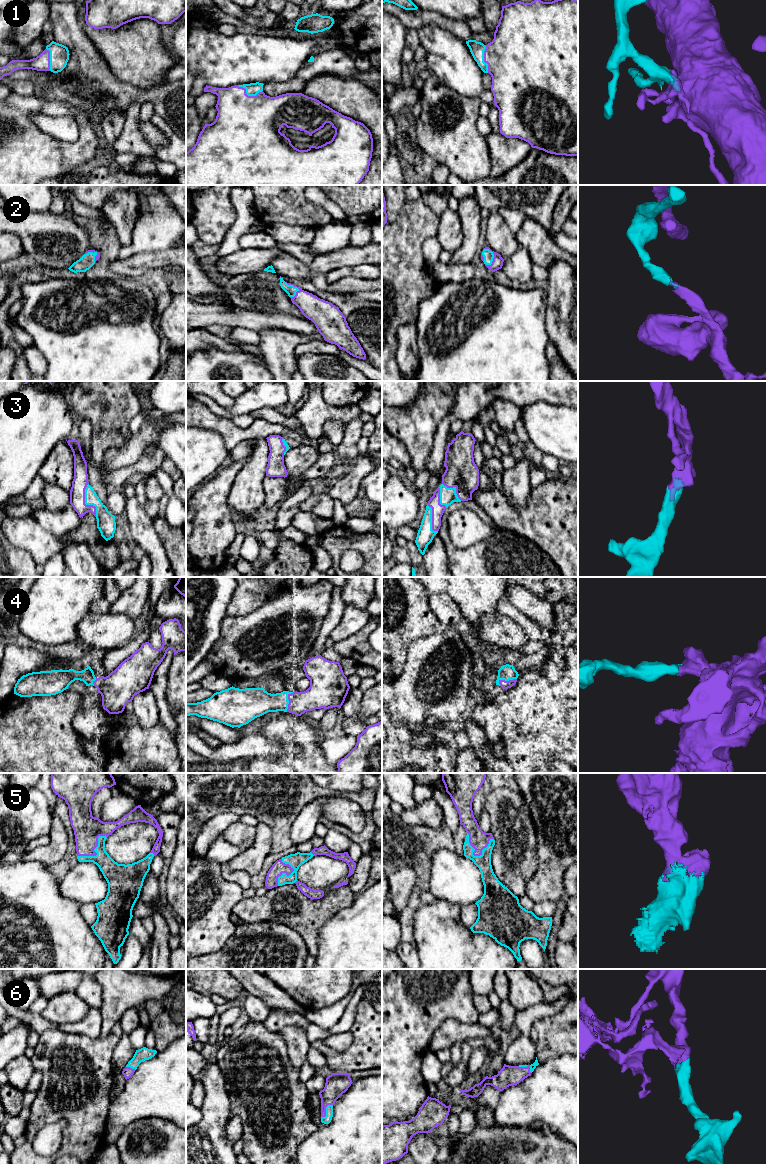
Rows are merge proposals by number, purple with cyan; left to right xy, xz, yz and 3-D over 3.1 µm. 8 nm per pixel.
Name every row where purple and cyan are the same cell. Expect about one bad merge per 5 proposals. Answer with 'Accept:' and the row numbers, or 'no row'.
Accept: 1, 2, 3, 4, 5, 6

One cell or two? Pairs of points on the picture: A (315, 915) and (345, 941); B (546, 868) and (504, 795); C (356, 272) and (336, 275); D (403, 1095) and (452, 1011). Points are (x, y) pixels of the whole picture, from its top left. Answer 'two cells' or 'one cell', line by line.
A: two cells
B: two cells
C: one cell
D: one cell

